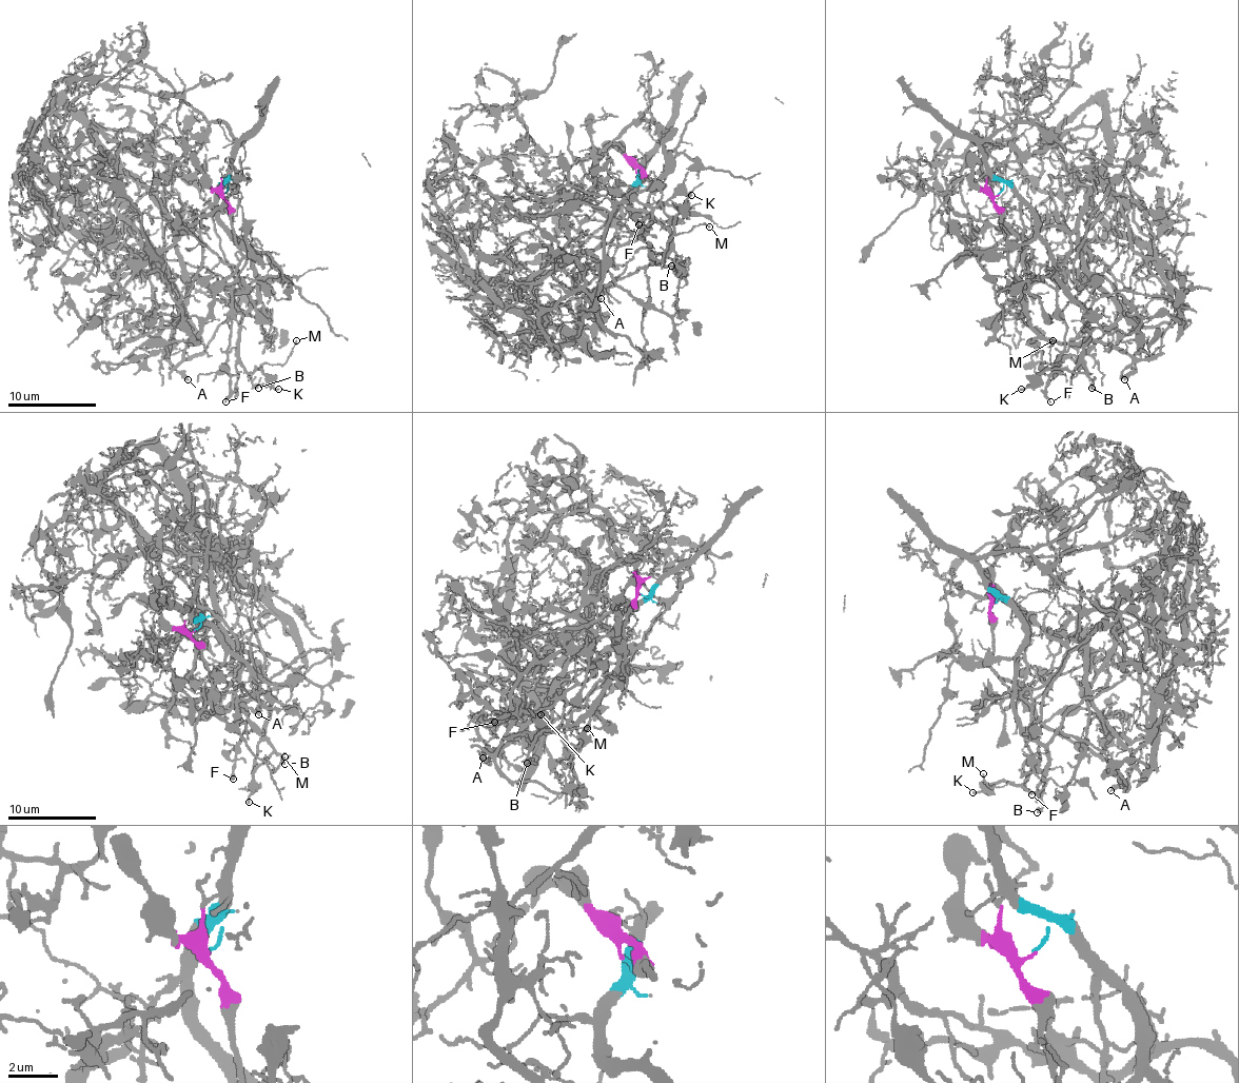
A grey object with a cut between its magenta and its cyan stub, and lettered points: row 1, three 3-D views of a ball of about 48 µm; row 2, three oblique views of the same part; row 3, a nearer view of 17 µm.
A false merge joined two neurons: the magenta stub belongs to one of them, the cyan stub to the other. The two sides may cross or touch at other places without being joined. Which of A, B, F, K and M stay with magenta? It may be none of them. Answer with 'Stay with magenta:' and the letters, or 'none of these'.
Stay with magenta: A, F

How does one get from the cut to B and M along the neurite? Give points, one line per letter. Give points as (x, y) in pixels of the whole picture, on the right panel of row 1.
B: (998, 193), (1005, 182), (1029, 209), (1036, 233), (1054, 255), (1058, 283), (1088, 314), (1084, 362), (1090, 387)
M: (998, 193), (1005, 182), (1029, 209), (1054, 255), (1058, 283), (1088, 318), (1084, 371), (1054, 365), (1054, 340)

